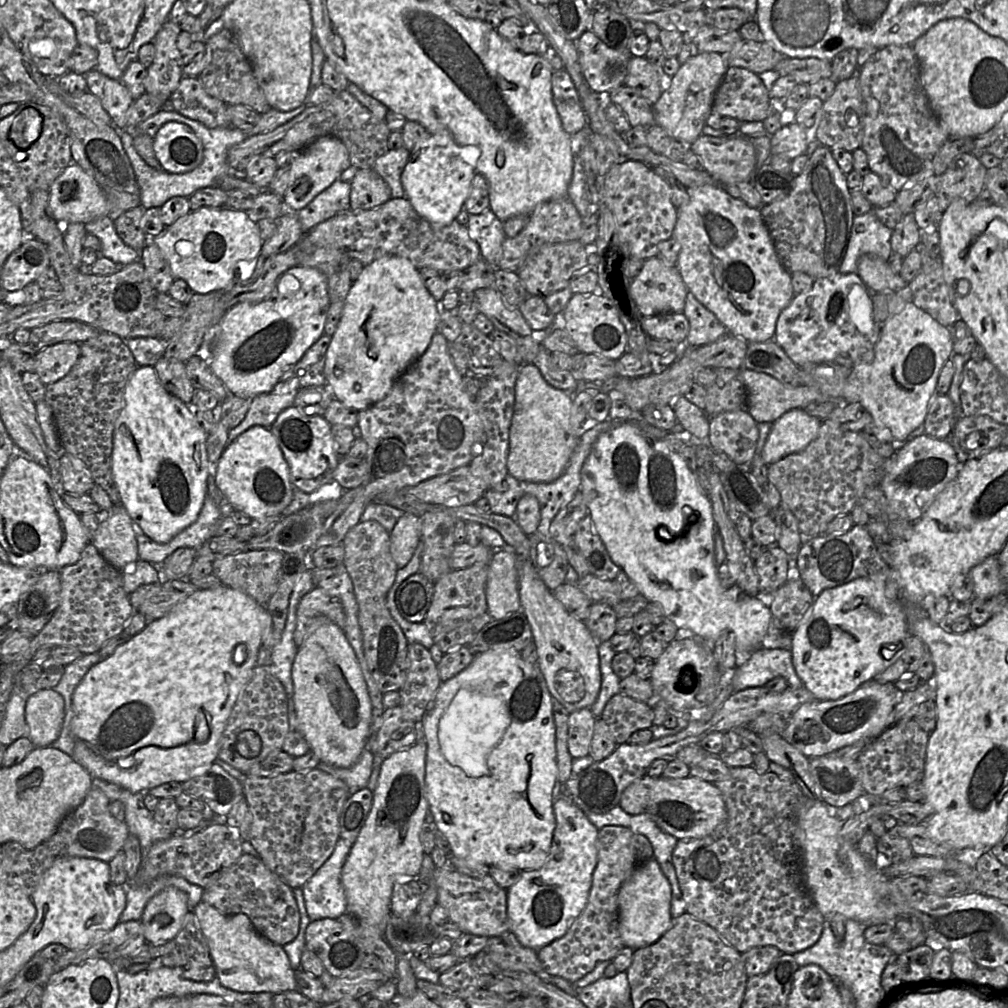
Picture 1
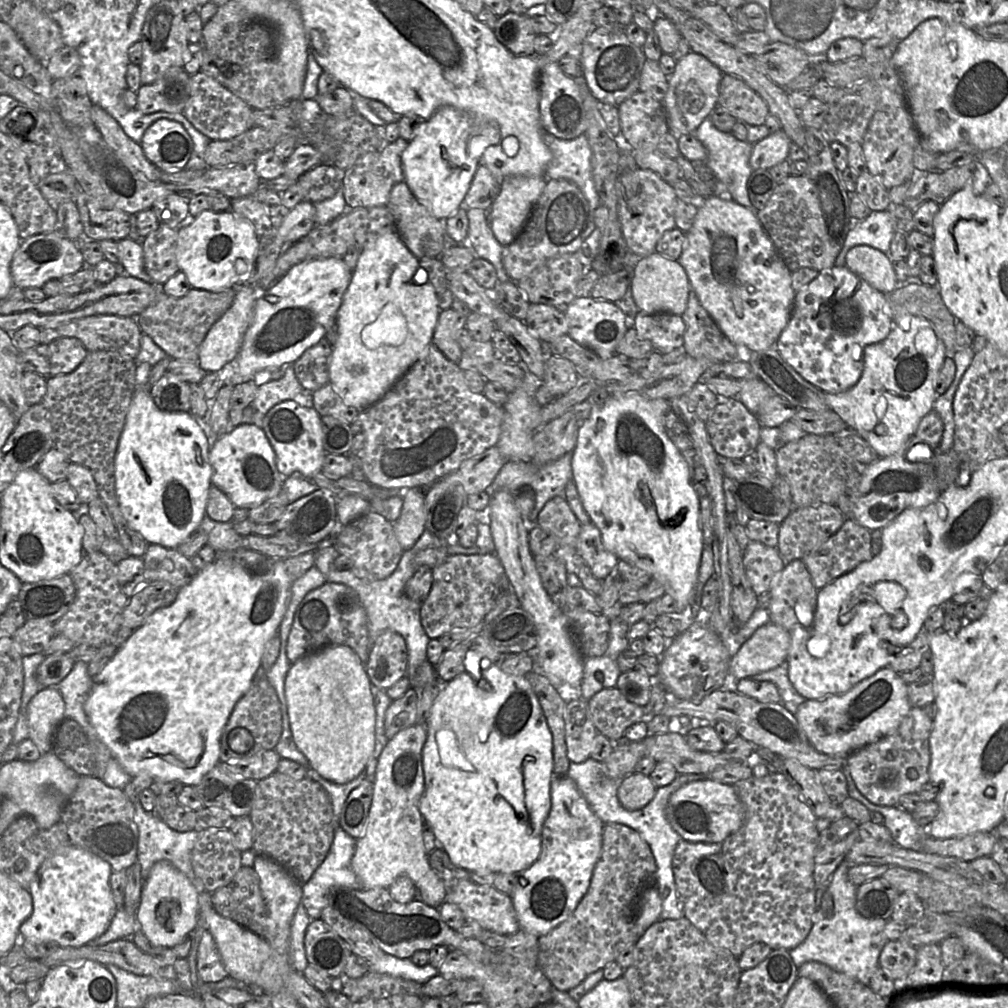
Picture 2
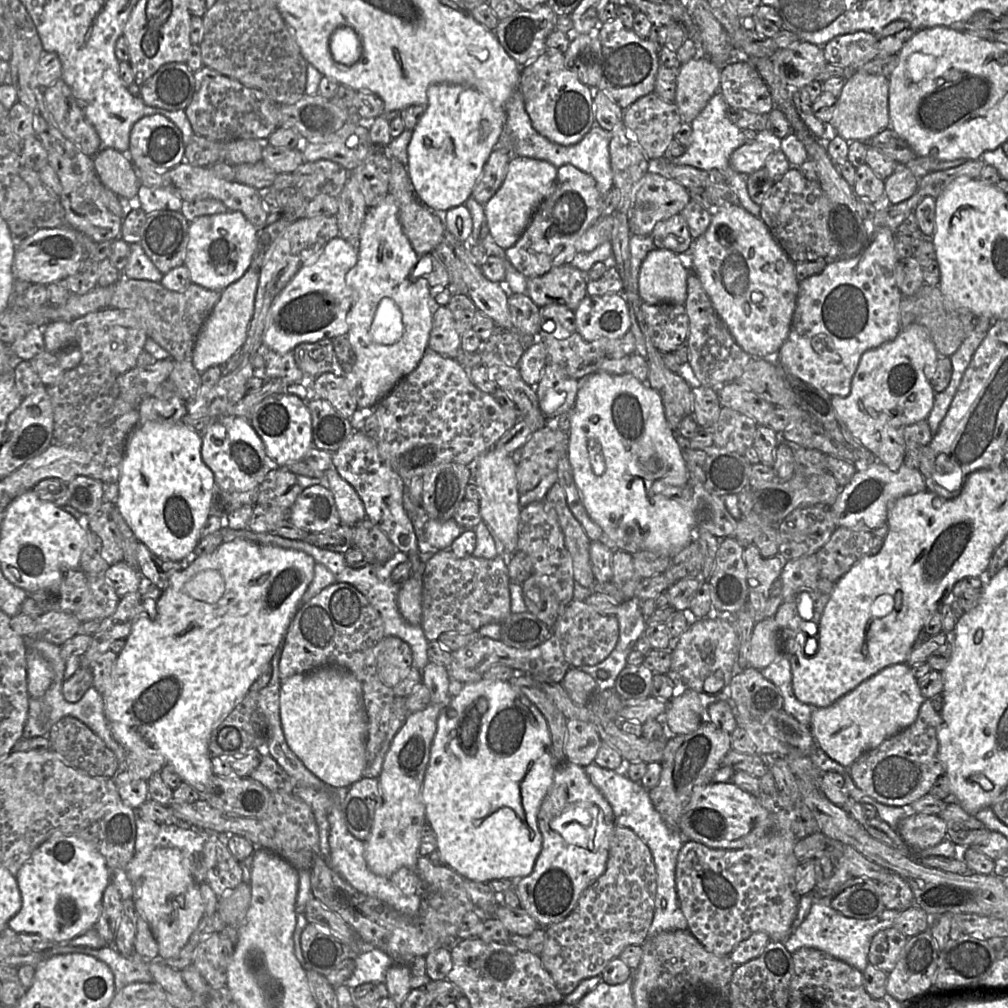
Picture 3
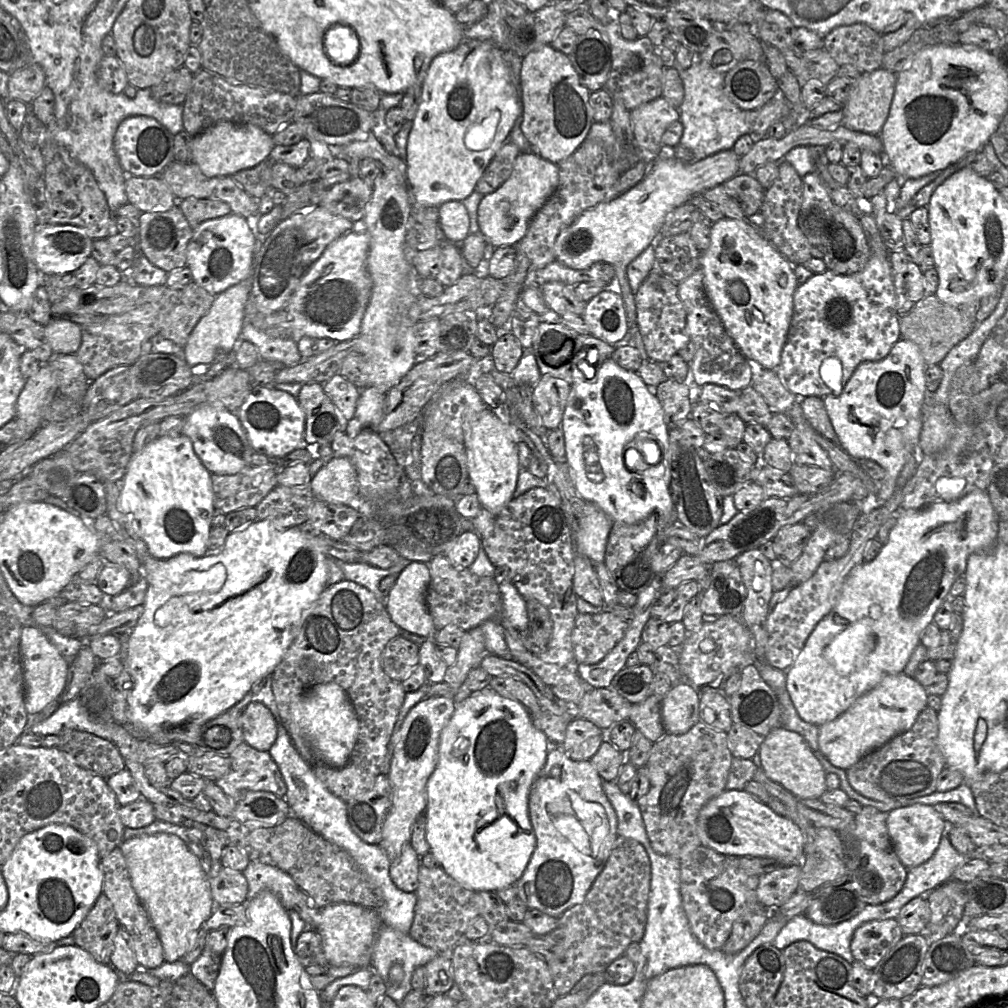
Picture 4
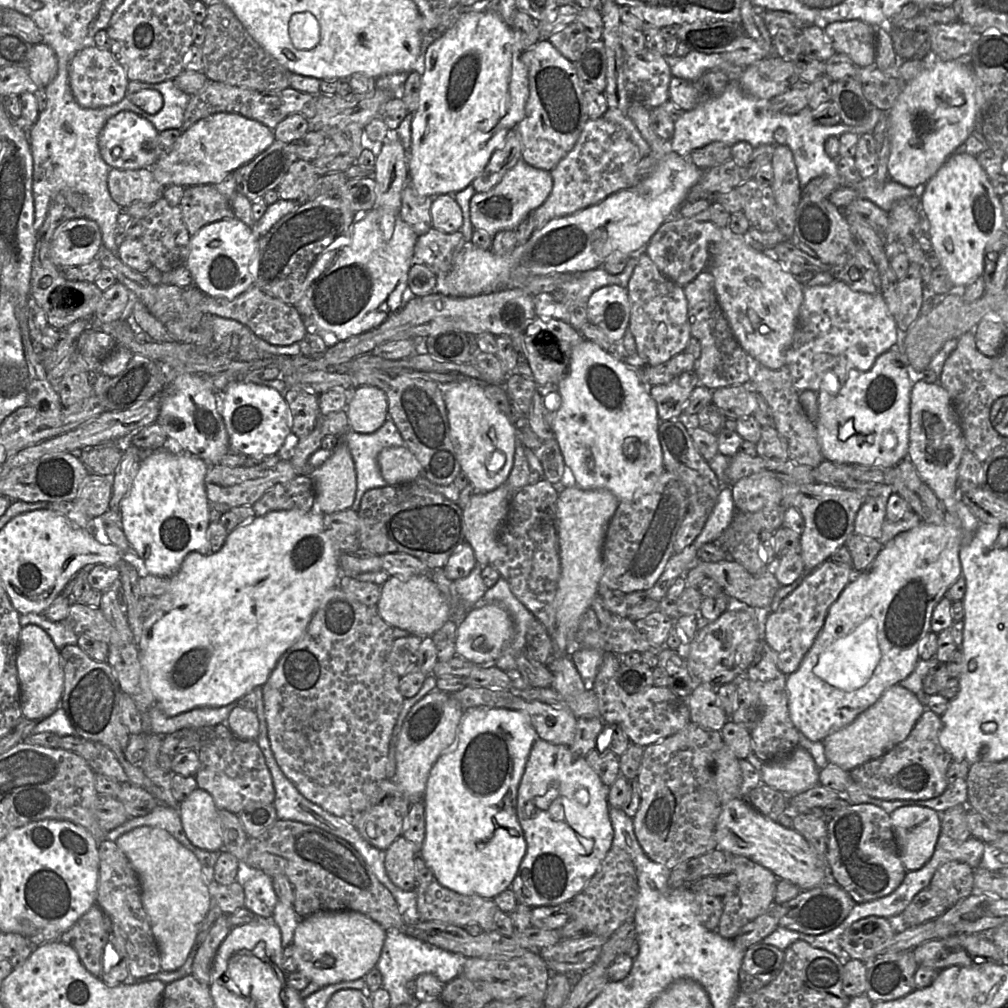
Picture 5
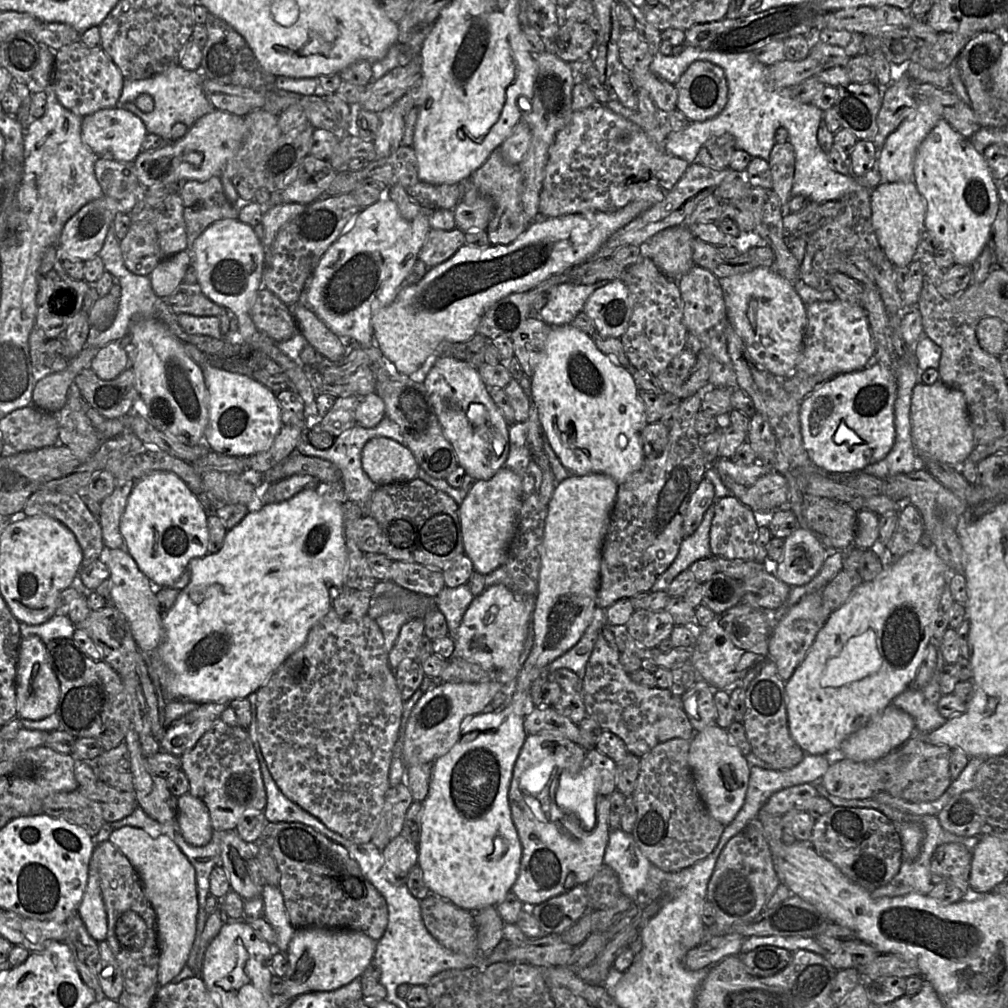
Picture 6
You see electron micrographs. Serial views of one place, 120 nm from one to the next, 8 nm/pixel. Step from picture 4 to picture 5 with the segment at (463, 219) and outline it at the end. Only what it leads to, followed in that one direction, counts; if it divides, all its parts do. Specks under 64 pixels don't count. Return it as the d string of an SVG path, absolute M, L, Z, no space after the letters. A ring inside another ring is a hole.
M439 195L431 206L432 227L445 234L460 231L463 224L462 211L453 195Z

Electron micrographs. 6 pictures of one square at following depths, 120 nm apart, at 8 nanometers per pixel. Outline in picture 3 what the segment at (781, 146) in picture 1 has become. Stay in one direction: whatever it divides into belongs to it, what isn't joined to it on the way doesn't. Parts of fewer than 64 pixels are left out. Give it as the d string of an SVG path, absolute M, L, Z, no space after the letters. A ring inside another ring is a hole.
M754 140L731 154L730 165L736 172L749 175L764 168L766 159L774 152L771 143Z

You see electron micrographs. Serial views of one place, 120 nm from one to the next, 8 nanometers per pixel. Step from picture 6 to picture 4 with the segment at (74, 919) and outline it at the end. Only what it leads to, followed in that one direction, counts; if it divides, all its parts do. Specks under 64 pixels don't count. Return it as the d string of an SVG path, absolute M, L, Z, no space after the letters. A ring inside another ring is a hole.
M102 892L86 917L77 926L71 936L74 938L74 945L90 953L98 963L109 965L113 951L113 941L118 928L119 923L112 902Z

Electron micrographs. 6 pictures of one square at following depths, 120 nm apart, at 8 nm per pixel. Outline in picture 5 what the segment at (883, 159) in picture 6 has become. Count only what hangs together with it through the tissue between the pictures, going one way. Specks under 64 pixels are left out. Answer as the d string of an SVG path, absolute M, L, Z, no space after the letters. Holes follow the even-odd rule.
M932 57L924 70L907 82L888 114L890 153L888 176L908 188L916 188L927 181L947 161L951 153L974 131L977 116L977 77L965 60L942 61Z

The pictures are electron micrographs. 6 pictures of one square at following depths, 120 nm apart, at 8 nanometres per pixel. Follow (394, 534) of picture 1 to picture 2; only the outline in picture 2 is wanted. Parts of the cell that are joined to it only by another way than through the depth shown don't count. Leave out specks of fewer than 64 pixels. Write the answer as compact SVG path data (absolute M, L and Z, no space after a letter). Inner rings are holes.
M414 487L403 493L403 506L393 530L403 551L410 550L425 530L425 491Z

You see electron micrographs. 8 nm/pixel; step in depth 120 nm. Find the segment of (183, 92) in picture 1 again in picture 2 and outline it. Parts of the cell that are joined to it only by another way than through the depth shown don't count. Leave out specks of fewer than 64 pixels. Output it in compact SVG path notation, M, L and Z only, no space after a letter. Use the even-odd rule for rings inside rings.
M201 71L195 75L190 75L189 97L182 114L211 141L228 140L252 128L252 112L253 109L246 102L214 78Z

